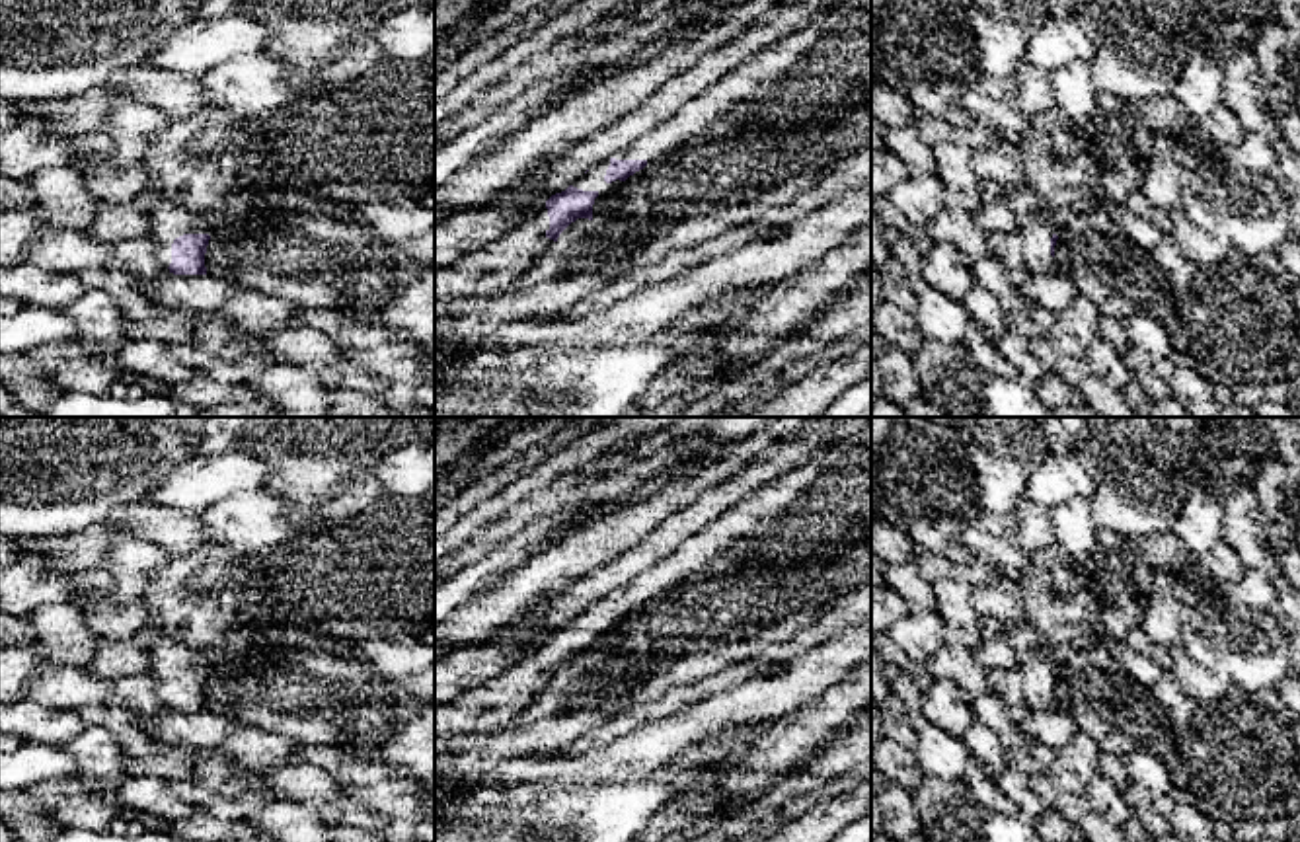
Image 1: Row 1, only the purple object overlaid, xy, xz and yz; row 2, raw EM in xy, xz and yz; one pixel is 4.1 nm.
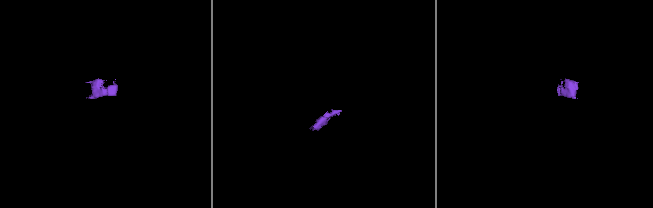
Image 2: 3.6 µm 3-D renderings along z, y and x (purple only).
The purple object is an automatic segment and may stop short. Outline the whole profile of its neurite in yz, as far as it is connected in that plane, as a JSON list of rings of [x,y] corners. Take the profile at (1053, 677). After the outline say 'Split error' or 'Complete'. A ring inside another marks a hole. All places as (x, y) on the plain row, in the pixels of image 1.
[[[1012,622],[1002,633],[1015,655],[1015,669],[1023,674],[1023,704],[1029,711],[1054,709],[1054,682],[1070,647],[1054,647],[1033,635],[1023,622]]]. Split error

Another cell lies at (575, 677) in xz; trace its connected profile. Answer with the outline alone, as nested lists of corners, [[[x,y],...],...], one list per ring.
[[[577,655],[557,674],[552,690],[559,696],[573,696],[591,688],[591,657]]]

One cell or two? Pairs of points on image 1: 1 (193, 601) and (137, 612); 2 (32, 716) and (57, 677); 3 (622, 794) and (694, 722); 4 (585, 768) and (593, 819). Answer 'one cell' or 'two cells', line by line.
1: two cells
2: two cells
3: two cells
4: two cells

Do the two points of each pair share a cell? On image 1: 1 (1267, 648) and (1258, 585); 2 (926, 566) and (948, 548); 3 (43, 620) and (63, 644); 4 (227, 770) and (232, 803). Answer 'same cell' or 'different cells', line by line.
1: different cells
2: different cells
3: same cell
4: different cells

